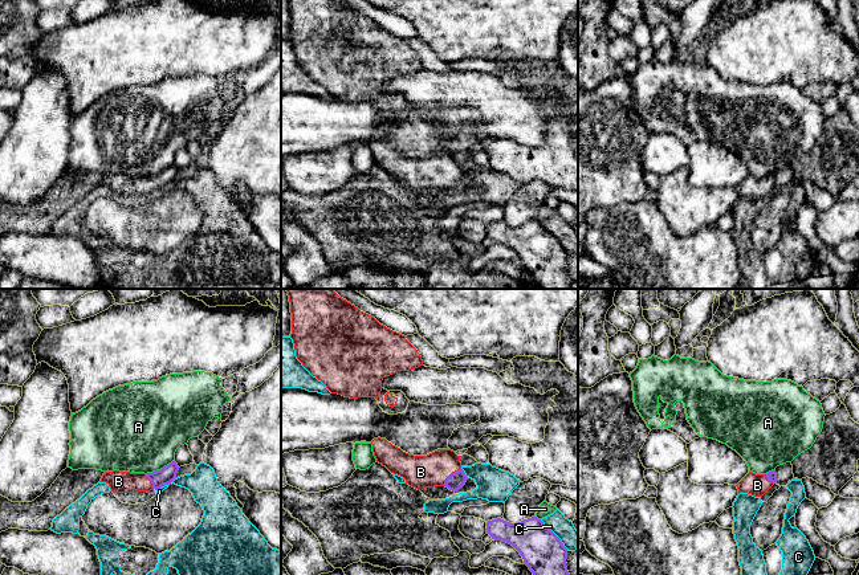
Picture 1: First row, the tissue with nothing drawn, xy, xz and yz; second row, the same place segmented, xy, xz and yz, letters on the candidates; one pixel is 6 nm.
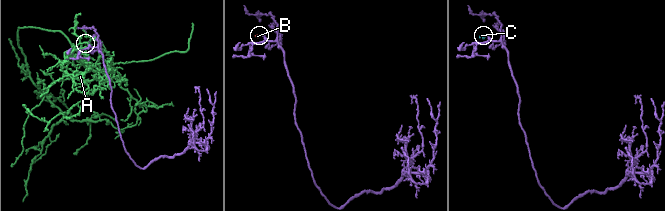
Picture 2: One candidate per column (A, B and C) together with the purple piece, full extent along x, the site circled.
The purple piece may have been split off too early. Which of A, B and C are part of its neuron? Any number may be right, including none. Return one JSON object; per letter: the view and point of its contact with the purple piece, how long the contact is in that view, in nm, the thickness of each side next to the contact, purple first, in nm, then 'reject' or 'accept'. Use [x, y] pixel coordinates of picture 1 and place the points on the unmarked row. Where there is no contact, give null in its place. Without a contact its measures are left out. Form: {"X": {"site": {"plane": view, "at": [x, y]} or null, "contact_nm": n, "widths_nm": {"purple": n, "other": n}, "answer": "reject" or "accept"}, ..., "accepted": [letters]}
{"A": {"site": {"plane": "xy", "at": [161, 172]}, "contact_nm": 190, "widths_nm": {"purple": 100, "other": 480}, "answer": "reject"}, "B": {"site": {"plane": "xz", "at": [450, 179]}, "contact_nm": 160, "widths_nm": {"purple": 100, "other": 200}, "answer": "accept"}, "C": {"site": {"plane": "xz", "at": [556, 239]}, "contact_nm": 260, "widths_nm": {"purple": 260, "other": 130}, "answer": "reject"}, "accepted": ["B"]}

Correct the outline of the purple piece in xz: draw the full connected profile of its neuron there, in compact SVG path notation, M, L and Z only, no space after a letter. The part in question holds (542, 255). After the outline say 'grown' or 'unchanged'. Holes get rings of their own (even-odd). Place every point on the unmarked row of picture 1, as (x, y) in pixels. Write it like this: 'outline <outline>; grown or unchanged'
outline M537 220L517 227L492 223L487 225L487 236L520 256L538 289L569 289L571 280L566 270L567 252Z; unchanged

